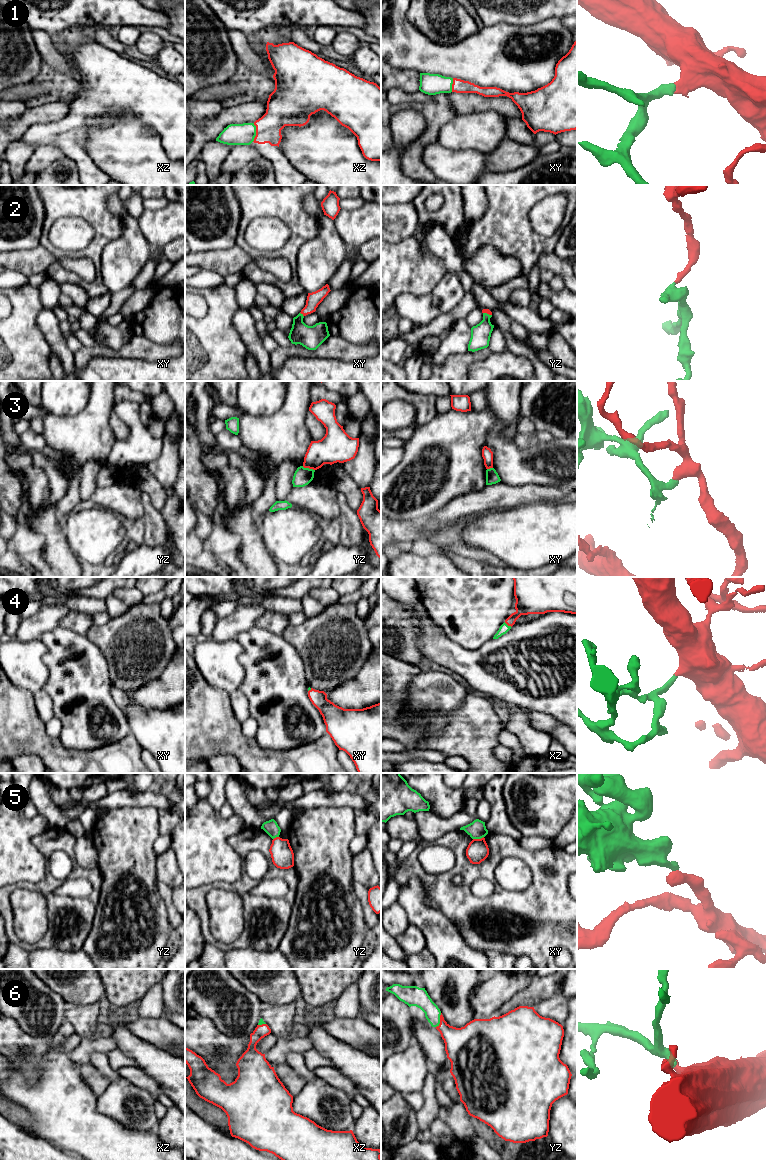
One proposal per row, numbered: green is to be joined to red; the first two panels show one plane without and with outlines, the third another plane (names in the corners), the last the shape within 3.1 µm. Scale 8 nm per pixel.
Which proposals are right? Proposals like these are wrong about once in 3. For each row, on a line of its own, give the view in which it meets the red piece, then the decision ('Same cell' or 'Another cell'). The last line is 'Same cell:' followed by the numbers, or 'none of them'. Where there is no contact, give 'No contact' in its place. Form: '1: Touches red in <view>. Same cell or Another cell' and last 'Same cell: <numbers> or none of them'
1: Touches red in xz. Same cell
2: Touches red in xy. Same cell
3: Touches red in yz. Another cell
4: Touches red in xz. Same cell
5: Touches red in xy. Another cell
6: Touches red in yz. Same cell
Same cell: 1, 2, 4, 6

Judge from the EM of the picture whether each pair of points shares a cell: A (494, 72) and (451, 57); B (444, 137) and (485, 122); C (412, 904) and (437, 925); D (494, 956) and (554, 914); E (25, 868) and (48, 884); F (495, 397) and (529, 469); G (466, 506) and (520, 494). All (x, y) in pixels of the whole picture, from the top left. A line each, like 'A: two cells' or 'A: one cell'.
A: one cell
B: one cell
C: one cell
D: two cells
E: two cells
F: one cell
G: one cell

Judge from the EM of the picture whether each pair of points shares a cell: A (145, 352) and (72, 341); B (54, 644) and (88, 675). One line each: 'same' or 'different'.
A: different
B: same

